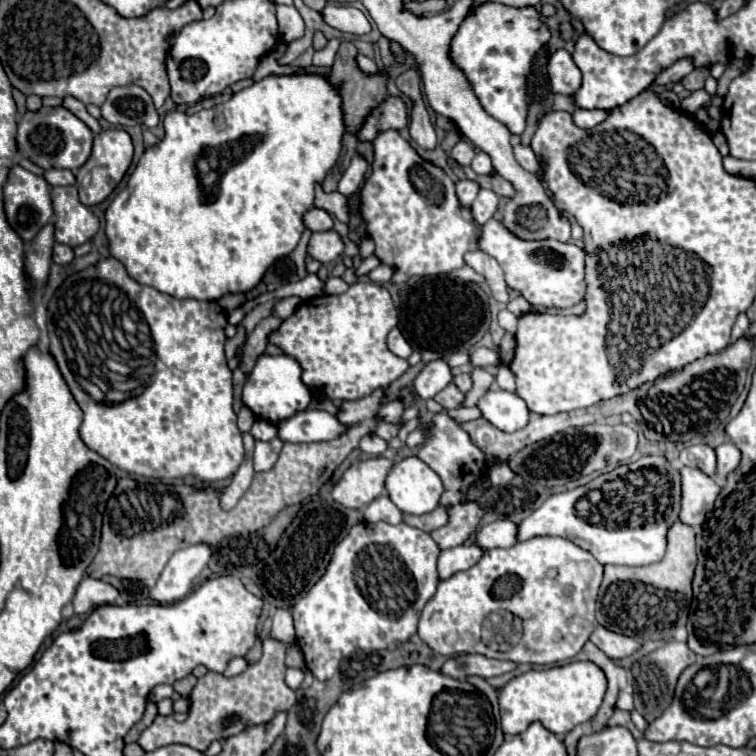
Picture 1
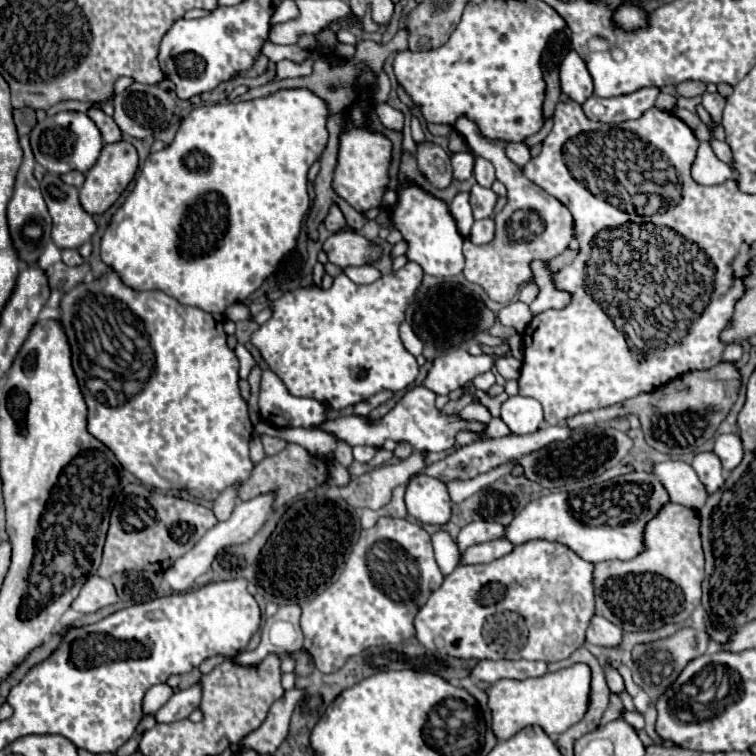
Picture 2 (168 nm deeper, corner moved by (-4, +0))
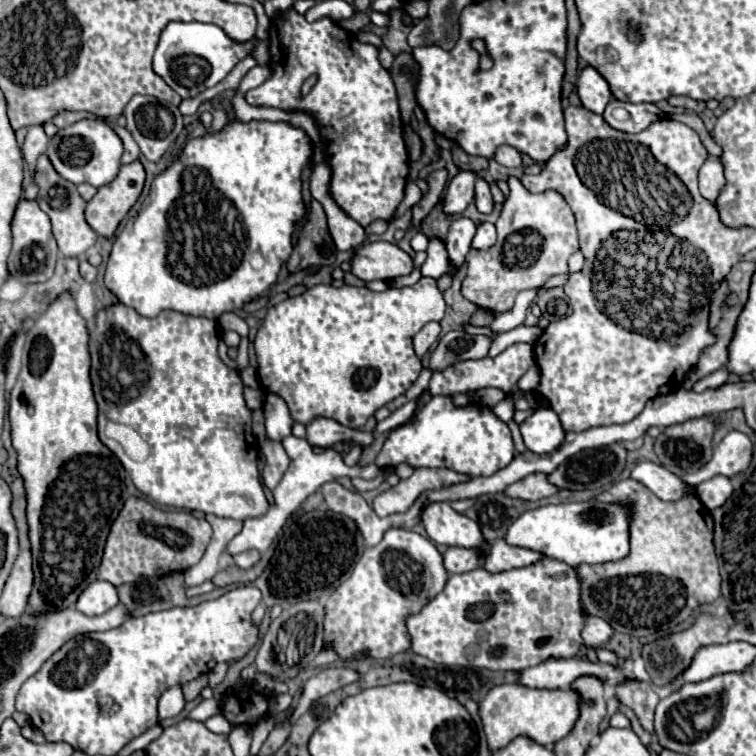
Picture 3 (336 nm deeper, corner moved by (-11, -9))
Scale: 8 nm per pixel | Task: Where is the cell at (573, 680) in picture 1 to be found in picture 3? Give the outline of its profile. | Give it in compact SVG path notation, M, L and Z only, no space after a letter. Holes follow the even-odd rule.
M498 685L480 701L480 717L492 751L506 747L512 739L524 735L552 749L556 741L572 733L580 717L580 695L574 689L528 689L524 685Z

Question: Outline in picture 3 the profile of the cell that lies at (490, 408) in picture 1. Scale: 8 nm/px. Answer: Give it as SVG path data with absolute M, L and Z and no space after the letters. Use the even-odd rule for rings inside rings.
M538 407L534 413L520 423L520 433L524 445L534 453L552 453L564 439L564 429L560 429L560 419L550 407Z

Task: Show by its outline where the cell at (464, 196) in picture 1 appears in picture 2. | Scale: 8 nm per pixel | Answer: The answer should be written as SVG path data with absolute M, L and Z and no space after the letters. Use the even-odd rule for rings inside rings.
M461 192L455 196L455 200L449 204L449 214L453 216L455 224L457 224L457 232L461 232L463 238L469 236L469 230L475 222L473 214L471 214L471 206L469 206L469 194Z

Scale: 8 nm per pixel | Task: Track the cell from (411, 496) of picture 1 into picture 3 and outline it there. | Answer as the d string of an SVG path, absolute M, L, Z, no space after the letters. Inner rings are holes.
M430 503L422 509L422 525L428 537L438 545L448 547L484 547L488 553L490 545L484 541L480 527L476 521L464 517L462 513L454 511L450 503Z

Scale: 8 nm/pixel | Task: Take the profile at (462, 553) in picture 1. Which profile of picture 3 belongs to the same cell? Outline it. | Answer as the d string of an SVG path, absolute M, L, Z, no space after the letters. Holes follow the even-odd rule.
M496 539L490 547L490 553L484 557L482 567L490 573L500 573L508 571L514 567L526 567L536 561L540 561L544 555L536 553L532 549L522 549L522 547L512 547L504 539Z

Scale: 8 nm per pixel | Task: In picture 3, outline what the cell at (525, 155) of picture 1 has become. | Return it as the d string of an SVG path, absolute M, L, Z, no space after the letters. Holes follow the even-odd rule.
M500 147L496 151L496 157L494 157L500 165L506 165L506 167L522 167L522 155L514 149L514 147Z

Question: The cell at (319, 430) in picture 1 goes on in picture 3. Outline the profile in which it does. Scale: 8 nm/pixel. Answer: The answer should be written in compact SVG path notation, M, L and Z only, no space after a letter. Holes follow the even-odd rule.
M432 397L422 405L408 423L390 431L382 451L376 457L380 469L392 469L398 463L418 467L448 467L466 475L492 475L506 467L514 457L512 435L488 407L454 407L450 397Z

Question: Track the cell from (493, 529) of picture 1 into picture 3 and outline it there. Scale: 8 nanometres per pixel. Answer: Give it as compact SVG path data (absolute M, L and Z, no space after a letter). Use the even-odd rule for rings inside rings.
M450 547L444 553L444 567L448 573L466 573L480 567L480 563L482 563L482 547L472 549Z

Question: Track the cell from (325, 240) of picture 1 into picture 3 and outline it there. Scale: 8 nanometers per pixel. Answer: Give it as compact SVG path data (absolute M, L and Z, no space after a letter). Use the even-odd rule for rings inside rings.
M374 241L354 249L350 265L352 273L362 281L392 281L412 271L412 257L394 243Z

